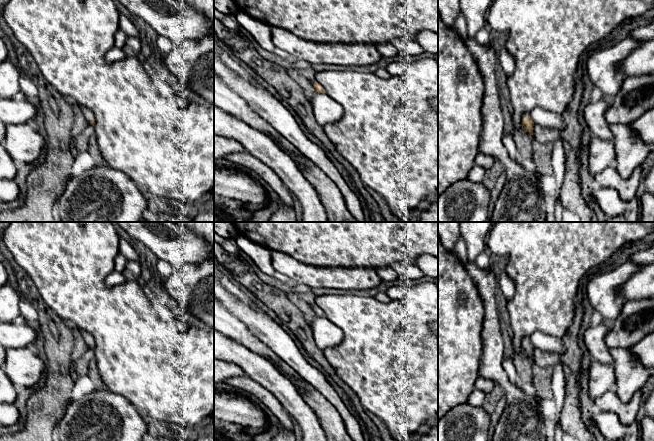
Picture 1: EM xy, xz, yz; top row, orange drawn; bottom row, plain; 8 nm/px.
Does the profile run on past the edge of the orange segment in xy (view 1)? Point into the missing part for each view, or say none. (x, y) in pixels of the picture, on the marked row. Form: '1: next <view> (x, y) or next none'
1: next none

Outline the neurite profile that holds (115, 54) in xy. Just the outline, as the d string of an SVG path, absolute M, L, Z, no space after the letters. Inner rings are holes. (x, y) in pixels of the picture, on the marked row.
M113 47L109 50L109 52L105 55L105 60L107 62L117 62L119 60L129 58L128 55L123 51L122 48Z

